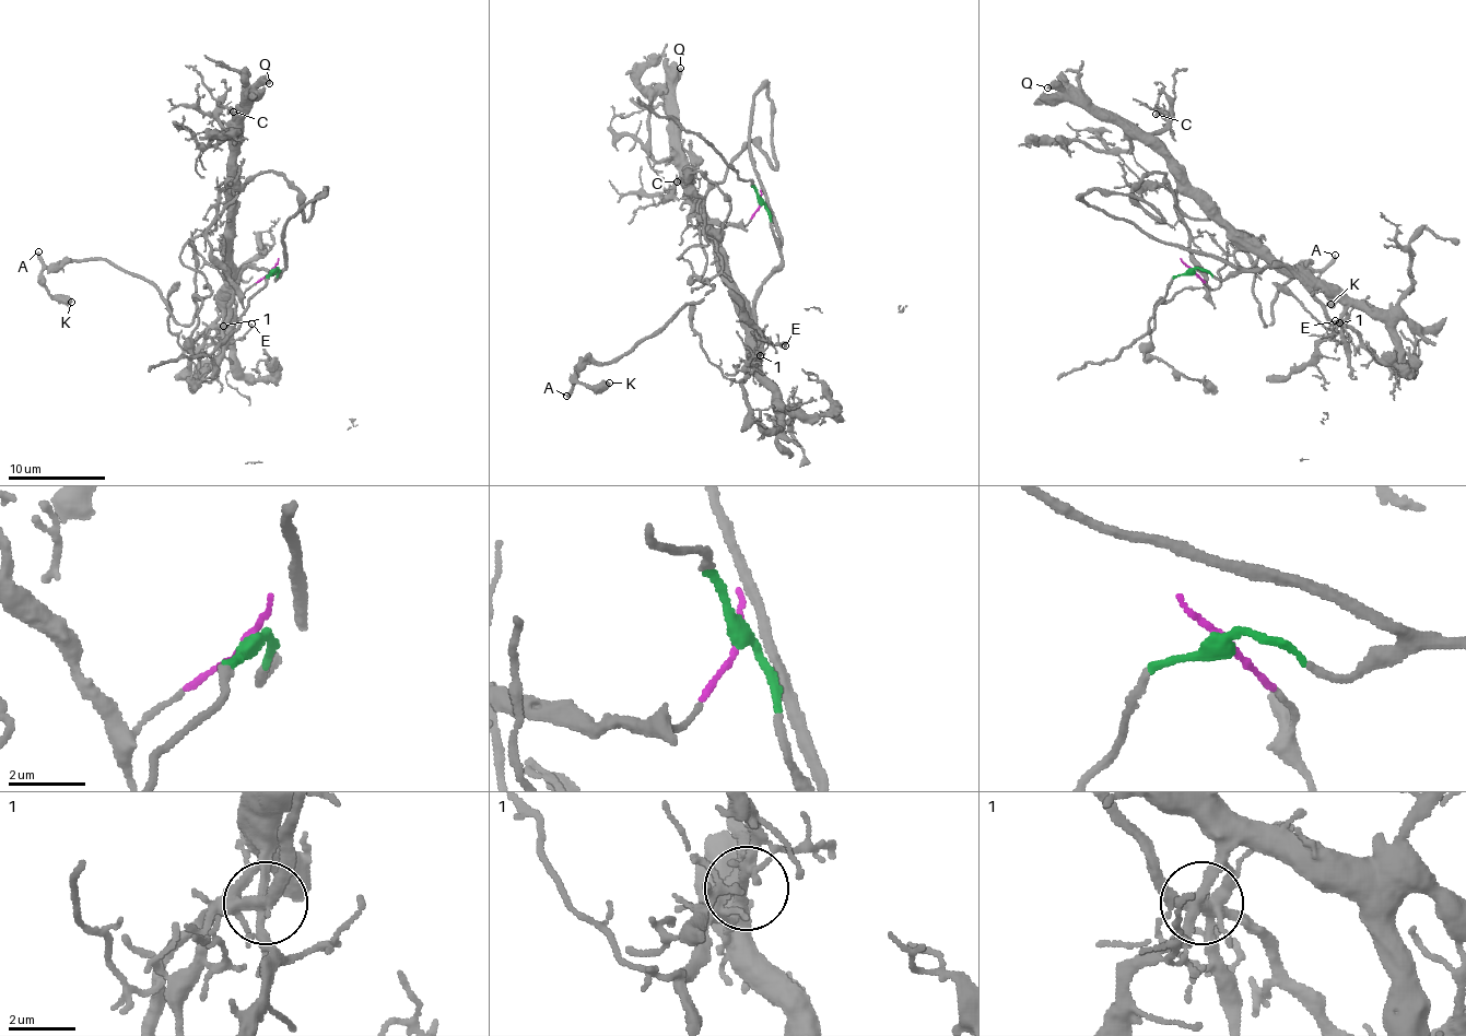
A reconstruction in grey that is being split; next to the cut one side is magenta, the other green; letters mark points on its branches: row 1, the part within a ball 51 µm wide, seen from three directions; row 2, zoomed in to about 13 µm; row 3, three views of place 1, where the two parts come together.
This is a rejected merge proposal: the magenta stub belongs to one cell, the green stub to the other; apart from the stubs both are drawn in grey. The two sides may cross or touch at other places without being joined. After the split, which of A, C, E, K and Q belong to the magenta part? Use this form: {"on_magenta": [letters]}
{"on_magenta": ["C", "E", "Q"]}

